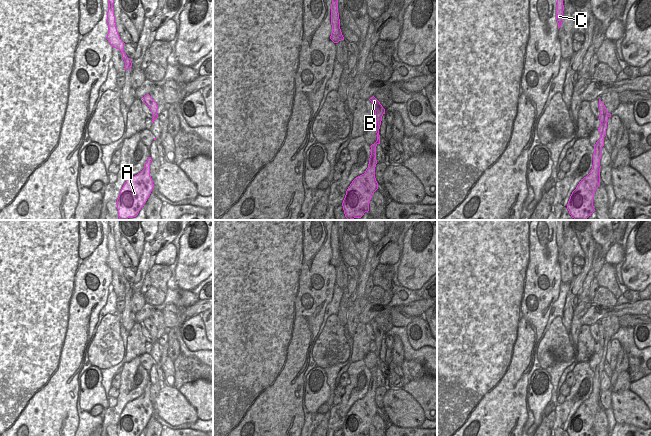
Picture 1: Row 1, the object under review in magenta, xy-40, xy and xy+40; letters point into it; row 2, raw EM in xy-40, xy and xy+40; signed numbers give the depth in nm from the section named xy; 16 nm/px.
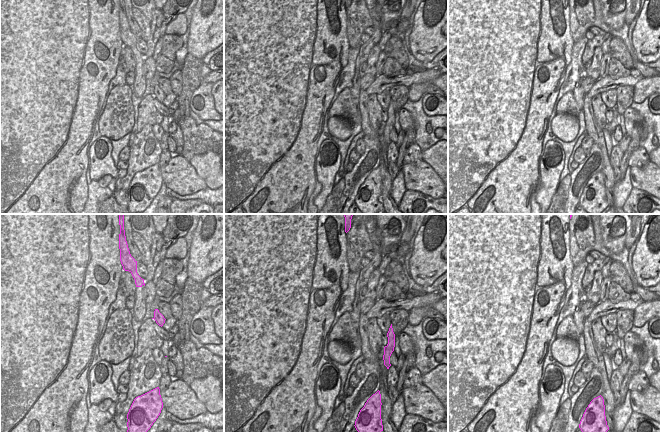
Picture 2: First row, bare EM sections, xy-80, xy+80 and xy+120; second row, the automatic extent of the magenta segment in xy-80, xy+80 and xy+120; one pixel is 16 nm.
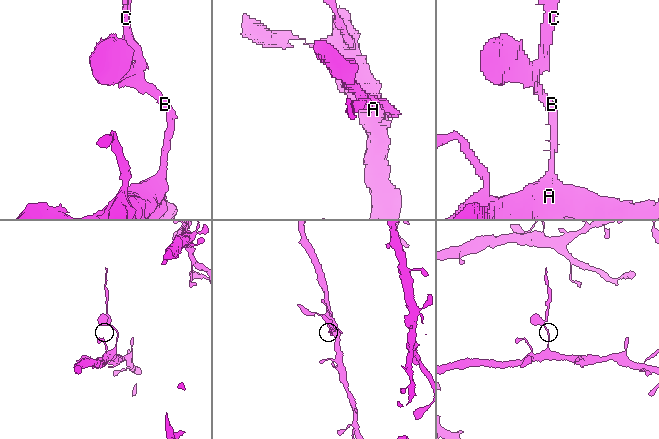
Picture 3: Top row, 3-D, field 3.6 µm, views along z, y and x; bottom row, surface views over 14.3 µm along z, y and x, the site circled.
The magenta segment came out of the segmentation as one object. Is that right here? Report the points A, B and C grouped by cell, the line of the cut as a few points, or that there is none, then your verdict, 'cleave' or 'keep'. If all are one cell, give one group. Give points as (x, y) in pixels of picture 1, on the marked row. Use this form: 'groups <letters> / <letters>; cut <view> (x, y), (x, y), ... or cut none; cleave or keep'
groups A / B C; cut xy+40 (600, 146), (597, 151), (594, 151); cleave

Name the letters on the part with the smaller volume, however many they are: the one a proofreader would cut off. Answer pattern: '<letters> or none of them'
B, C

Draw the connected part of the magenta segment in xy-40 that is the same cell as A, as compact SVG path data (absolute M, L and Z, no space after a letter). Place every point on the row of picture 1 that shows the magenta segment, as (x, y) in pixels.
M151 157L145 163L144 169L137 175L128 178L117 199L118 217L120 220L136 217L154 189L150 176Z

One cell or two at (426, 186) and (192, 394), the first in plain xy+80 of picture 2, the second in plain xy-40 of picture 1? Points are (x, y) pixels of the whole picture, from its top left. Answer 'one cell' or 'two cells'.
two cells

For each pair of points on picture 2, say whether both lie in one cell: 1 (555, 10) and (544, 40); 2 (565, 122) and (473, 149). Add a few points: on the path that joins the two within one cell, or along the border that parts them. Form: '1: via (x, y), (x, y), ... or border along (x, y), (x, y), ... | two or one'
1: via (548, 17), (544, 21), (544, 33) | one
2: border along (555, 115), (551, 121) | two

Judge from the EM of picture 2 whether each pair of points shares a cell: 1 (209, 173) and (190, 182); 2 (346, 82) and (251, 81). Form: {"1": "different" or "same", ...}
{"1": "different", "2": "different"}

